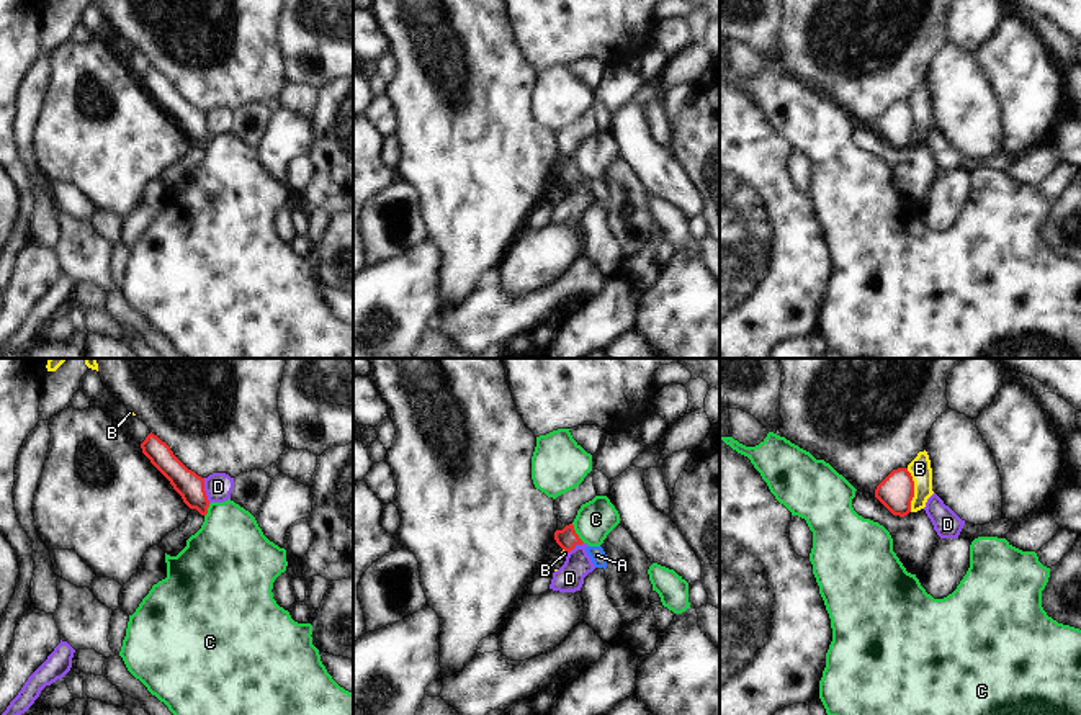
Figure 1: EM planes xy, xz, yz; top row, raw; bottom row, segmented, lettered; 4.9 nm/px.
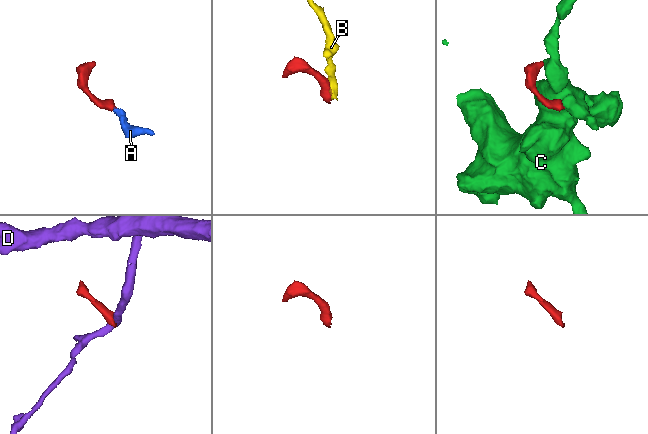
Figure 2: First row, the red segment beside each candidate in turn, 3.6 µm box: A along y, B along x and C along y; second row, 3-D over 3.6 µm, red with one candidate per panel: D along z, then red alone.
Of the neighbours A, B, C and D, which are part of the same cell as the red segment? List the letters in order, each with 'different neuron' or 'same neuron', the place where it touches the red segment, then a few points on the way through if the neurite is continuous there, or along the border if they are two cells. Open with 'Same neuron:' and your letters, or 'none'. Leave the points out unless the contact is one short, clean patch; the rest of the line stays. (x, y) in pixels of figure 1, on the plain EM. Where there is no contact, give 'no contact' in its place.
Same neuron: A
A: same neuron; contact xz (576, 177); way xz (566, 172), (576, 177), (576, 179)
B: different neuron; contact yz (913, 123); border yz (906, 102), (913, 115), (911, 144)
C: different neuron; contact xz (576, 167); border xz (571, 157), (584, 175)
D: different neuron; contact xy (205, 125); border xy (203, 112), (203, 121), (210, 136)

